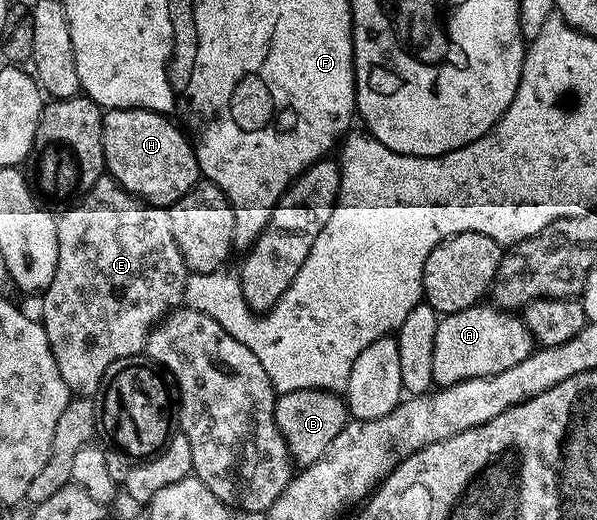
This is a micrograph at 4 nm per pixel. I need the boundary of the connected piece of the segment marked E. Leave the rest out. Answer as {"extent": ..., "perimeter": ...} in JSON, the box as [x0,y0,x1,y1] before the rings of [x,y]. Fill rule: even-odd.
{"extent":[40,173,188,397],"perimeter":[[[108,173],[102,174],[92,189],[67,207],[70,208],[56,219],[56,273],[40,295],[40,322],[44,333],[48,333],[56,369],[60,369],[60,377],[64,377],[64,385],[68,385],[71,396],[94,397],[99,394],[108,365],[120,361],[120,357],[143,354],[150,330],[171,311],[183,306],[188,272],[180,249],[176,249],[176,237],[172,237],[169,210],[153,207],[151,203],[128,194]]]}

